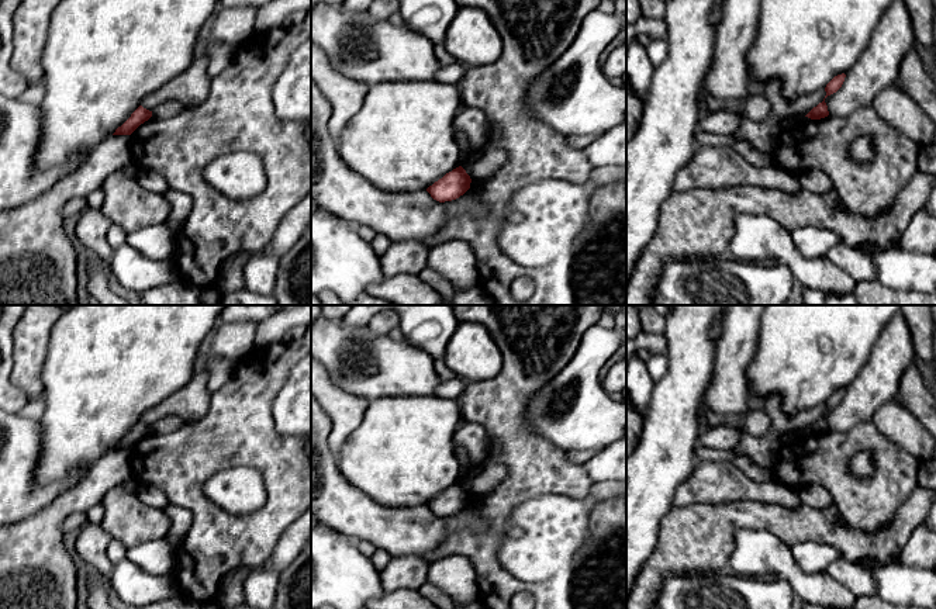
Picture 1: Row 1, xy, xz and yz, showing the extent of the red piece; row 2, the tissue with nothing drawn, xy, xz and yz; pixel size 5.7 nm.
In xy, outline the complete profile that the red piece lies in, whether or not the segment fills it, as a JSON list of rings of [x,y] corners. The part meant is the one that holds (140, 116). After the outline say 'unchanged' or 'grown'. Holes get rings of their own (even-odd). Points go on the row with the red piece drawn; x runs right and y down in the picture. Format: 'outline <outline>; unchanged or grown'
outline [[[139,105],[113,135],[131,135],[141,124],[152,117],[152,111]]]; unchanged

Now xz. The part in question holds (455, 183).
outline [[[459,166],[429,186],[426,191],[434,200],[445,203],[463,195],[470,188],[470,183],[470,176]]]; unchanged

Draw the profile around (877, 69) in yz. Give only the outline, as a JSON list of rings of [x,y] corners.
[[[895,0],[880,18],[860,59],[846,73],[842,87],[825,98],[829,115],[849,117],[871,105],[880,91],[895,86],[901,62],[915,42],[911,14],[904,0]]]

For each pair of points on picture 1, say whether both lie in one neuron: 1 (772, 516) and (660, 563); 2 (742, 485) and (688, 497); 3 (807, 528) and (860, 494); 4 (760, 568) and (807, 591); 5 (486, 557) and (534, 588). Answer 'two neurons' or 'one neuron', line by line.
1: one neuron
2: one neuron
3: two neurons
4: one neuron
5: one neuron

